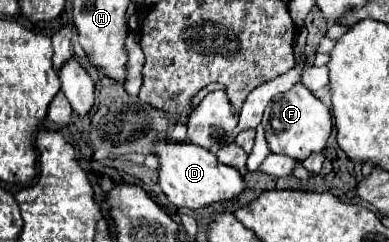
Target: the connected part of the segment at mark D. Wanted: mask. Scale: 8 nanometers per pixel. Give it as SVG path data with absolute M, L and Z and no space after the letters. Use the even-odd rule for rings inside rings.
M155 140L153 142L155 154L159 158L159 186L163 194L175 206L185 206L191 210L203 208L213 202L235 198L243 192L243 178L237 168L225 166L217 160L215 154L209 150L189 144L189 142L175 142L175 140Z

